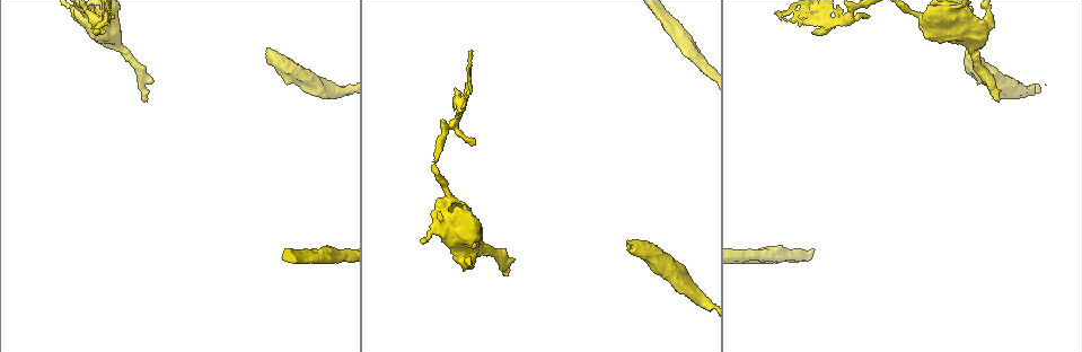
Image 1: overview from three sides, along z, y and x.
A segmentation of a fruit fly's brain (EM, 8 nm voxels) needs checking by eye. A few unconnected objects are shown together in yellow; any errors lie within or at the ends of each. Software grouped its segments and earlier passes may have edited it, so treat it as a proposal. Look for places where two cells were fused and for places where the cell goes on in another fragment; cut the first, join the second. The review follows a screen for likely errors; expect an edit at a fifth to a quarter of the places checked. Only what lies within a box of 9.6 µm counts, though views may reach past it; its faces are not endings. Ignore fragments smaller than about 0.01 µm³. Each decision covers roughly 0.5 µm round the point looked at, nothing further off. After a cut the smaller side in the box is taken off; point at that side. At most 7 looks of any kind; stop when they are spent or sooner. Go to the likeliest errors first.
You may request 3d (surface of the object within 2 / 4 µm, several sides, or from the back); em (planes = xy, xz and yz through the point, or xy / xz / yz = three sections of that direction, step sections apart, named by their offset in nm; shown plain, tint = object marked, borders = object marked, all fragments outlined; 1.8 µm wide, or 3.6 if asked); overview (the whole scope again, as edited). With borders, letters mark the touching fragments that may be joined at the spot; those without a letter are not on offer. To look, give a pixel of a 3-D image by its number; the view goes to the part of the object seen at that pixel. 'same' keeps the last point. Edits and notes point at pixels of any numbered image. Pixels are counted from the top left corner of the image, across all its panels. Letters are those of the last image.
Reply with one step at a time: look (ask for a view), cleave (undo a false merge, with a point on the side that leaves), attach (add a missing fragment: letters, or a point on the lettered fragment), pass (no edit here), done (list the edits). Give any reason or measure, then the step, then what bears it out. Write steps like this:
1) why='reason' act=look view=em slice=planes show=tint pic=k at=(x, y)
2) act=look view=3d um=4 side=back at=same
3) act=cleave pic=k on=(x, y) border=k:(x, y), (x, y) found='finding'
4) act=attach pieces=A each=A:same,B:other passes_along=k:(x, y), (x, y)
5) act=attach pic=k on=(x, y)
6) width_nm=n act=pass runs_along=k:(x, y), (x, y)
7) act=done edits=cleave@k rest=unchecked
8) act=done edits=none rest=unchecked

why='two arms at a narrow angle' act=look view=em slice=yz step=4 show=tint pic=1 at=(99, 20)

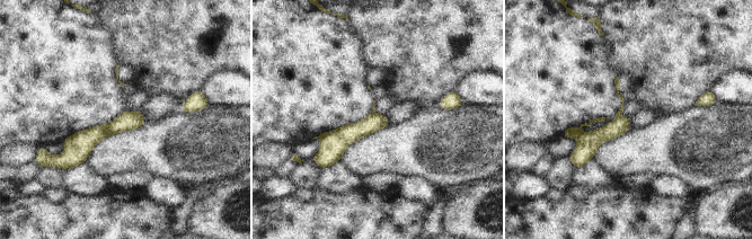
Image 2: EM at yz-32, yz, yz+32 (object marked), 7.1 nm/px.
why='cut it another way' act=look view=em slice=planes show=borders at=same

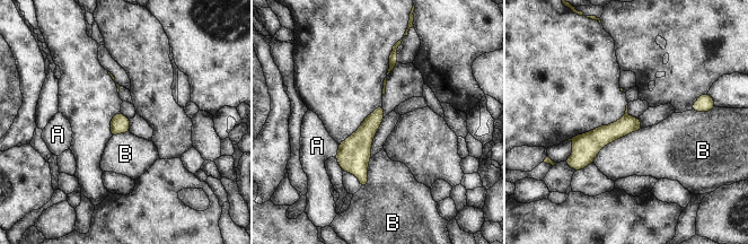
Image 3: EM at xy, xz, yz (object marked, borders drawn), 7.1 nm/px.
act=pass each=A:other,B:other border=3:(643, 128), (606, 144), (592, 162) found='one cell here'

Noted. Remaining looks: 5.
why='an open end' act=look view=em um=3.6 slice=planes show=borders pic=1 at=(145, 100)

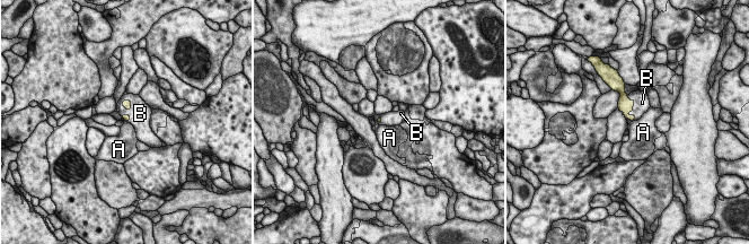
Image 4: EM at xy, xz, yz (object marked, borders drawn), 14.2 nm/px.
longest_contact=B:400nm act=attach pieces=B each=A:other,B:same found='the cell continues'

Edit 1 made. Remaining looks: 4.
act=look view=overview

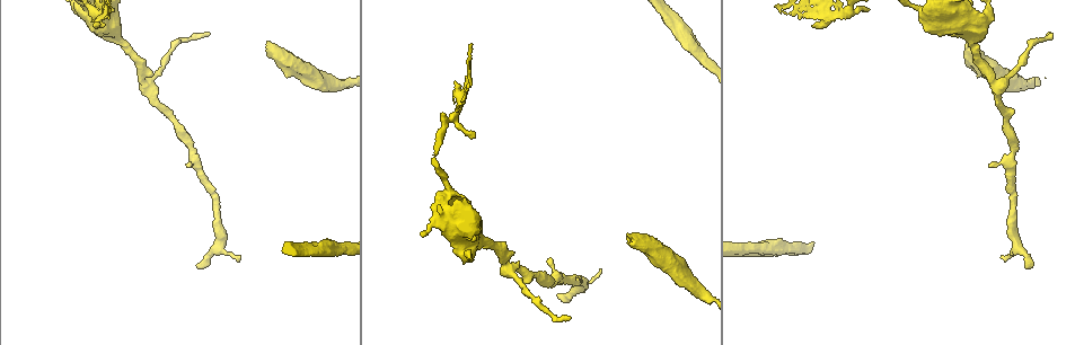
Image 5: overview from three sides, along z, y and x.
why='an open end' act=look view=em slice=planes show=tint pic=5 at=(1026, 267)

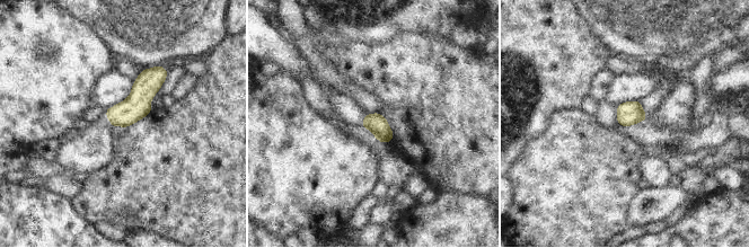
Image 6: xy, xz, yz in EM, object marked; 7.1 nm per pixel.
why='what lies round it' act=look view=em slice=planes show=borders at=same

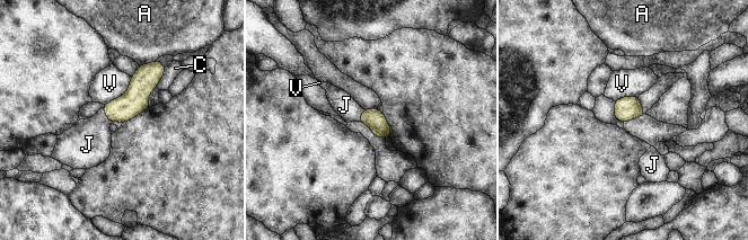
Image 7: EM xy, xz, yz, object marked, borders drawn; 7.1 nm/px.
width_nm=140 act=attach pieces=J each=A:other,C:other,J:same,V:other passes_along=7:(134, 101), (106, 115), (87, 144) found='it goes on there'

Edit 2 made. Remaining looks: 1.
act=done edits=attach@4,attach@7 rest=unchecked

